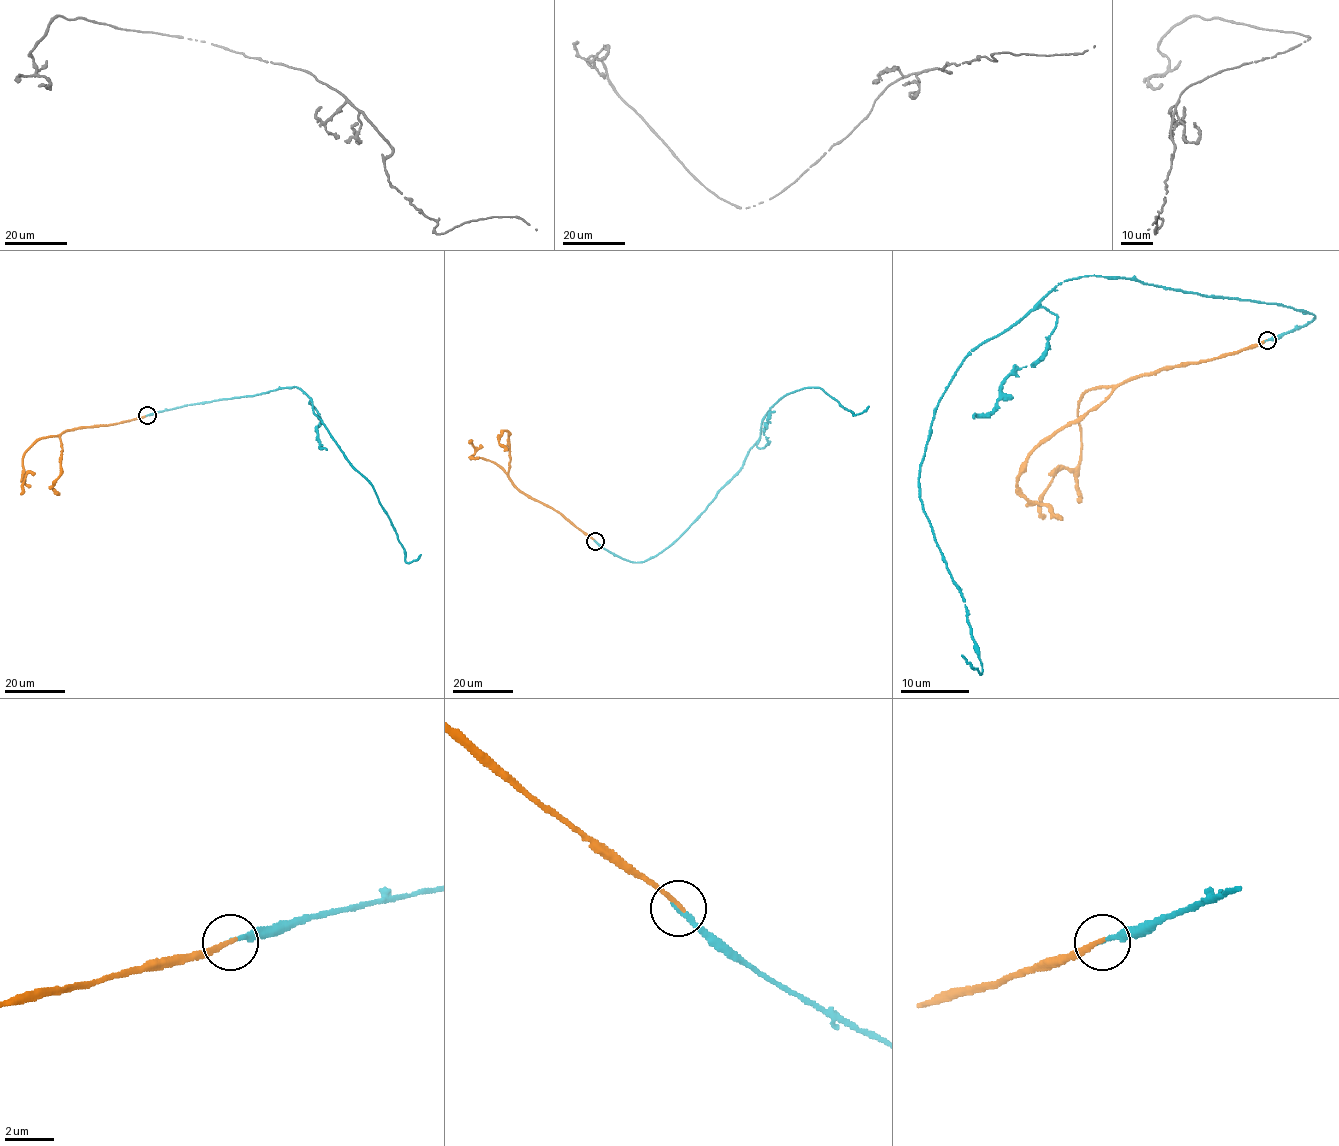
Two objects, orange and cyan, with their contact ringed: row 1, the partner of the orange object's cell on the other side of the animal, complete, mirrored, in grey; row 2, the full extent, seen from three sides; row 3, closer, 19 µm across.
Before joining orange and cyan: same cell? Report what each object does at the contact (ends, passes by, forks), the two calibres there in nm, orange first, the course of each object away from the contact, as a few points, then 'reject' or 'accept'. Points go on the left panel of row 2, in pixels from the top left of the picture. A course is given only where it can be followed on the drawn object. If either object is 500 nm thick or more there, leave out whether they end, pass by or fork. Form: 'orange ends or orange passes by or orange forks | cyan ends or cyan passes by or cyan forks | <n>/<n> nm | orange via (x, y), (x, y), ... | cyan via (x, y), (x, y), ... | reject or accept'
orange ends | cyan ends | 200/170 nm | orange via (147, 415), (74, 428), (39, 439), (23, 457), (23, 469), (27, 474), (21, 494) | cyan via (147, 415), (296, 387), (311, 400), (313, 412), (346, 458), (372, 486), (404, 560), (420, 554) | accept

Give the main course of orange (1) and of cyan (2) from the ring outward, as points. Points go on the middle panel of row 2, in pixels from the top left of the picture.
1: (595, 541), (557, 512), (522, 493), (494, 462), (480, 457), (471, 459), (475, 448), (469, 443)
2: (595, 541), (639, 562), (670, 546), (742, 466), (764, 416), (791, 392), (820, 388), (852, 415), (868, 406)

